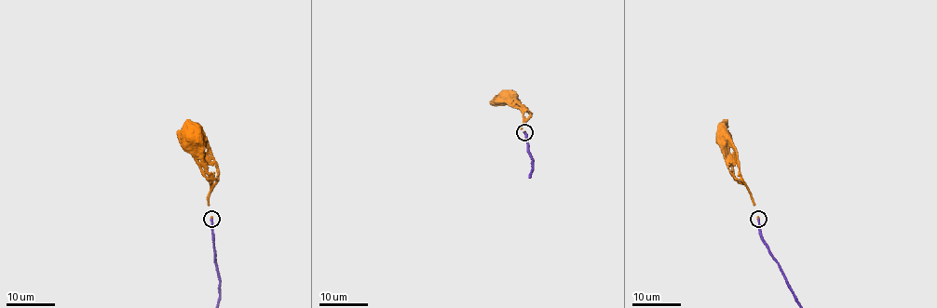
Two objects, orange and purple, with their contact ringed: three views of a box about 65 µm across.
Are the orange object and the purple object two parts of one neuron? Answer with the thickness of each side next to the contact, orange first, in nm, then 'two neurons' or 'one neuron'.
calibres 220 and 320 nm; one neuron

